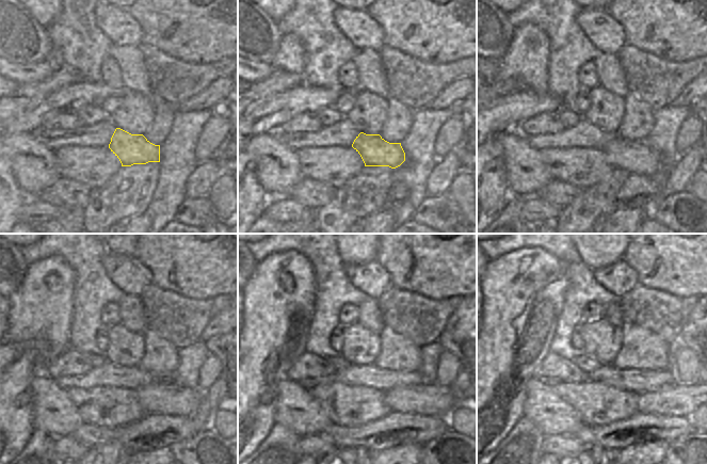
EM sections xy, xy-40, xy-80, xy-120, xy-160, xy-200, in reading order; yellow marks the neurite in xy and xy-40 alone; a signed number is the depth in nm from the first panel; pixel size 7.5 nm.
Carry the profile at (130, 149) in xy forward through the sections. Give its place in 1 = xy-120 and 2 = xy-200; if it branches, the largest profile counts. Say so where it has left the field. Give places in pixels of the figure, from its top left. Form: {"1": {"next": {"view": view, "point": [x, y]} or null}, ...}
{"1": {"next": {"view": "xy-120", "point": [167, 398]}}, "2": {"next": {"view": "xy-200", "point": [676, 399]}}}

